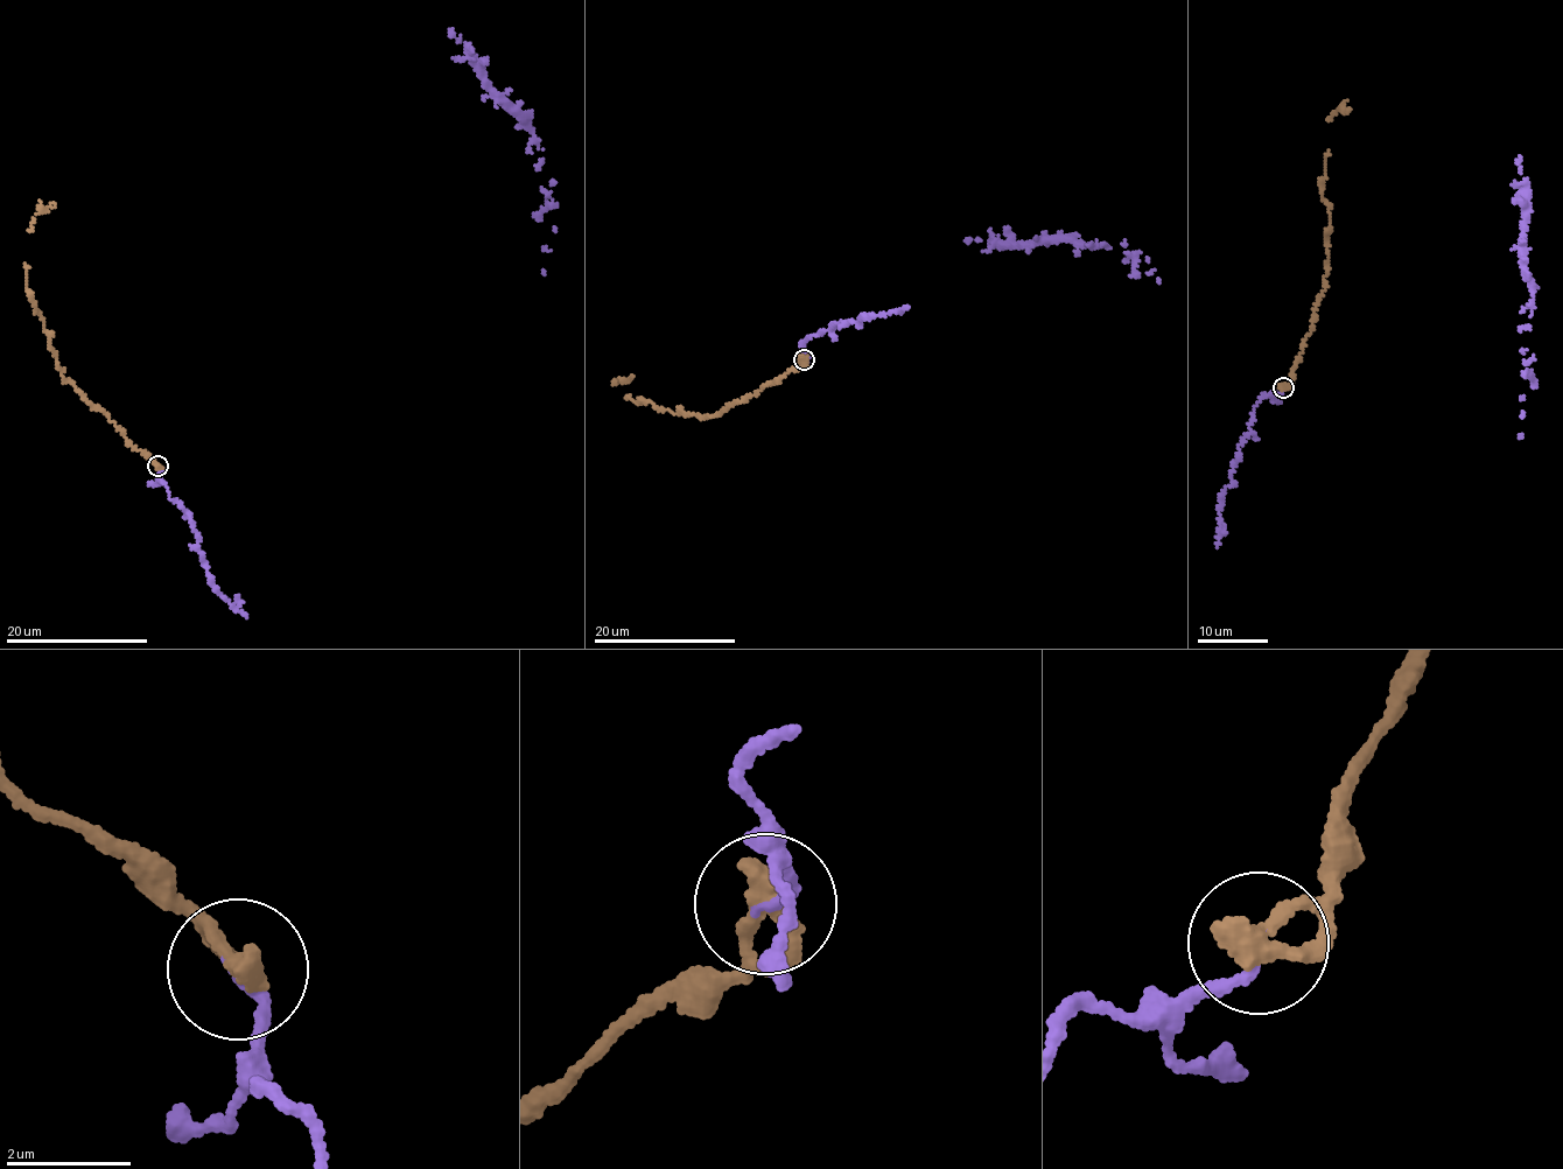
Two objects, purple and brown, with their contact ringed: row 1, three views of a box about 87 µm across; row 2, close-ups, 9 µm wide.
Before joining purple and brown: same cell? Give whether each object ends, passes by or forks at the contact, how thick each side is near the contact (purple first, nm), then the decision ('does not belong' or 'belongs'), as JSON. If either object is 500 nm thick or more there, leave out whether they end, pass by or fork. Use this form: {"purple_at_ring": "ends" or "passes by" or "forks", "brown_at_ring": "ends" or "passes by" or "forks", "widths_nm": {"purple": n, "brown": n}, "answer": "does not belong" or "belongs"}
{"widths_nm": {"purple": 160, "brown": 500}, "answer": "belongs"}

